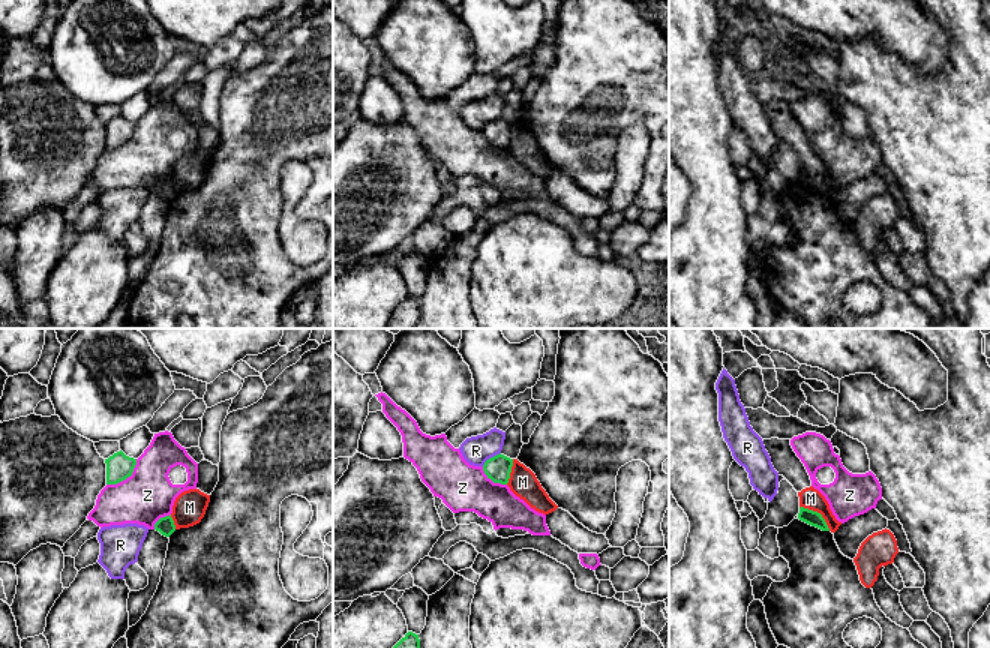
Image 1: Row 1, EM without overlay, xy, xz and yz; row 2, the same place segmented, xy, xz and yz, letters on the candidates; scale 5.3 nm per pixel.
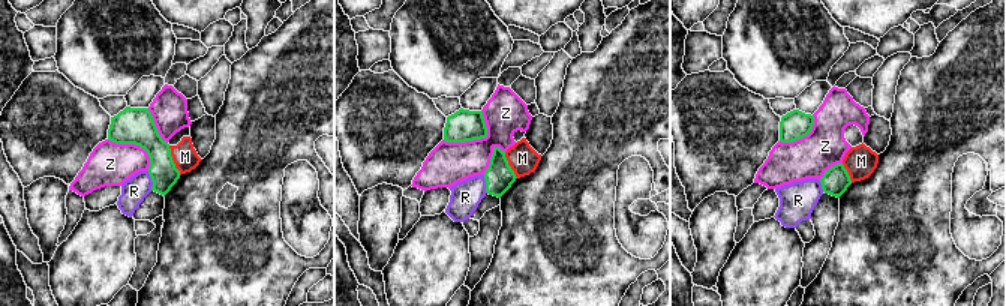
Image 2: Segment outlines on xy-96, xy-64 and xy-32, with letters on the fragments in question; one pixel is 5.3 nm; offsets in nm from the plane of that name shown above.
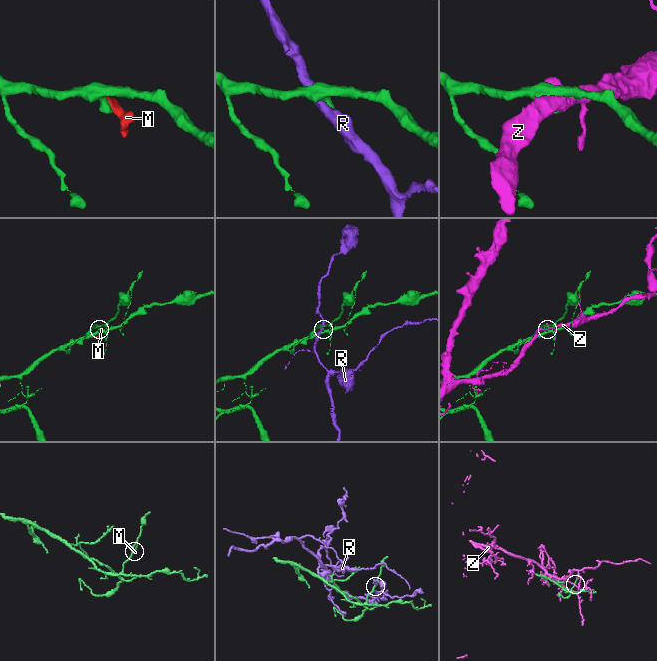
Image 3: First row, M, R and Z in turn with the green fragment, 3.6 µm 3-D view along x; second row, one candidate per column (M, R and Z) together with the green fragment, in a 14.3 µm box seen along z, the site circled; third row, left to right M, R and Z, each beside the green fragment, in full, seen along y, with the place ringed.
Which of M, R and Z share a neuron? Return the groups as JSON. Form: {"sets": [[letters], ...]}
{"sets": [["M"], ["R"], ["Z"]]}

